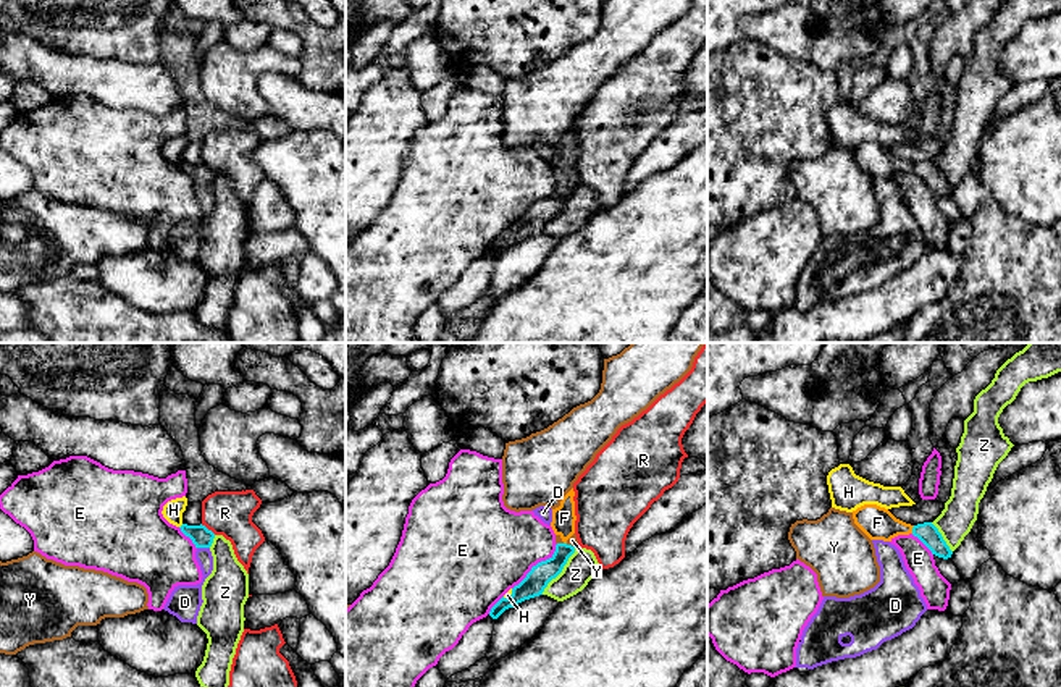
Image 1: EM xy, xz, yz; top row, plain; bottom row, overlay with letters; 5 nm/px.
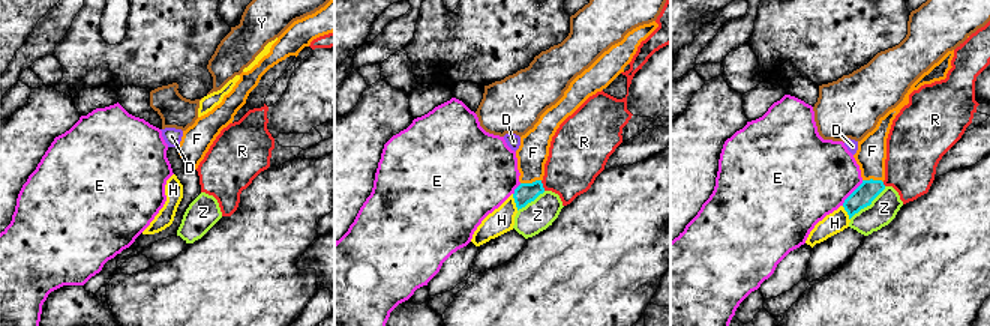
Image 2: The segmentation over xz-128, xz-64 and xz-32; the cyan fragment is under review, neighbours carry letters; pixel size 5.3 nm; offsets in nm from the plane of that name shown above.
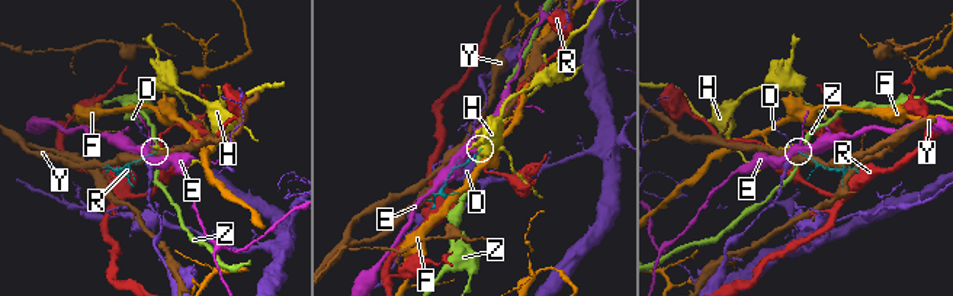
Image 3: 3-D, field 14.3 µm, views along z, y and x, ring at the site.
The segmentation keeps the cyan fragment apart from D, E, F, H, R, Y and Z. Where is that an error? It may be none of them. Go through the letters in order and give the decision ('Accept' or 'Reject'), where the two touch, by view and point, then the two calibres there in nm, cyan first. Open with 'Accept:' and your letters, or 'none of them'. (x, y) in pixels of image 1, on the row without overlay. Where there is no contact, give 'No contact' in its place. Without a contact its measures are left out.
Accept: F
D: Reject. Touches cyan at xy (204, 185). Thickness 100 nm (cyan) against 110 nm
E: Reject. Touches cyan at xz (538, 201). Thickness 120 nm (cyan) against 440 nm
F: Accept. Touches cyan at yz (913, 167). Thickness 100 nm (cyan) against 160 nm
H: Reject. Touches cyan at xy (181, 164). Thickness 100 nm (cyan) against 100 nm
R: Reject. Touches cyan at xy (207, 167). Thickness 100 nm (cyan) against 220 nm
Y: Reject. Touches cyan at xz (570, 183). Thickness 110 nm (cyan) against 50 nm
Z: Reject. Touches cyan at xz (561, 209). Thickness 120 nm (cyan) against 160 nm

